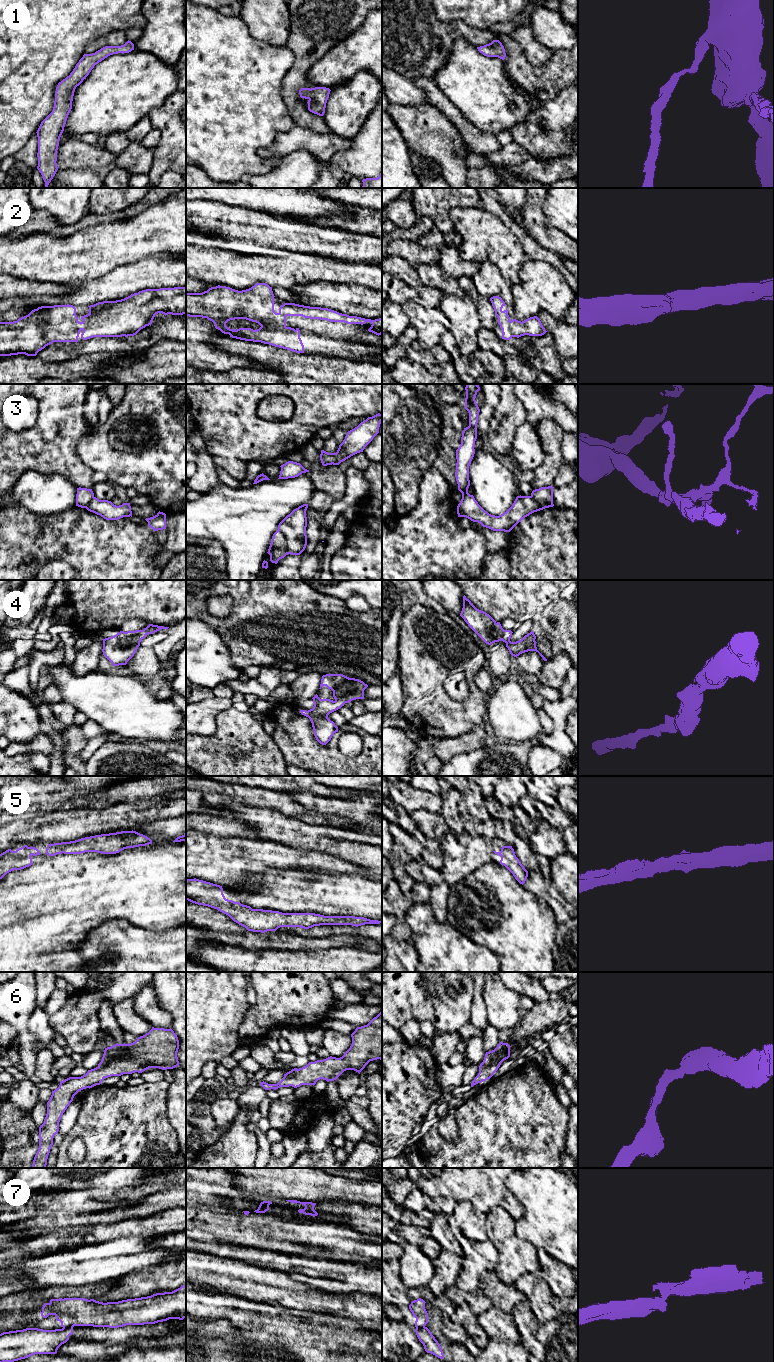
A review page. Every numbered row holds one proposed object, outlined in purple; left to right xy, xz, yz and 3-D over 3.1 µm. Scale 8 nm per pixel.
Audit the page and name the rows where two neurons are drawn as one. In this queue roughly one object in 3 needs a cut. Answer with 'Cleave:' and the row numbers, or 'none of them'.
Cleave: 3, 7

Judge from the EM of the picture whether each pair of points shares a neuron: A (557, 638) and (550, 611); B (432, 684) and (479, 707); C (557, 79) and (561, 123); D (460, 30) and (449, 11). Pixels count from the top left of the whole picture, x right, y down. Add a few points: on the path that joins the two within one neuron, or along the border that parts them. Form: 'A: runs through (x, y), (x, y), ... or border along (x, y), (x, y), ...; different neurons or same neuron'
A: runs through (558, 631), (557, 618); same neuron
B: runs through (436, 698), (455, 717), (465, 717); same neuron
C: border along (567, 85), (553, 97), (541, 103); different neurons
D: border along (434, 10), (442, 21), (462, 20), (477, 29); different neurons

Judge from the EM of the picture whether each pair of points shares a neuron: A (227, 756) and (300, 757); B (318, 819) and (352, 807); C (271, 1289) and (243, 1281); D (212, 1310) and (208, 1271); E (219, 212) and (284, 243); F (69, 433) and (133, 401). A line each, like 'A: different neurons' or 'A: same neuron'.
A: different neurons
B: different neurons
C: same neuron
D: different neurons
E: same neuron
F: different neurons

